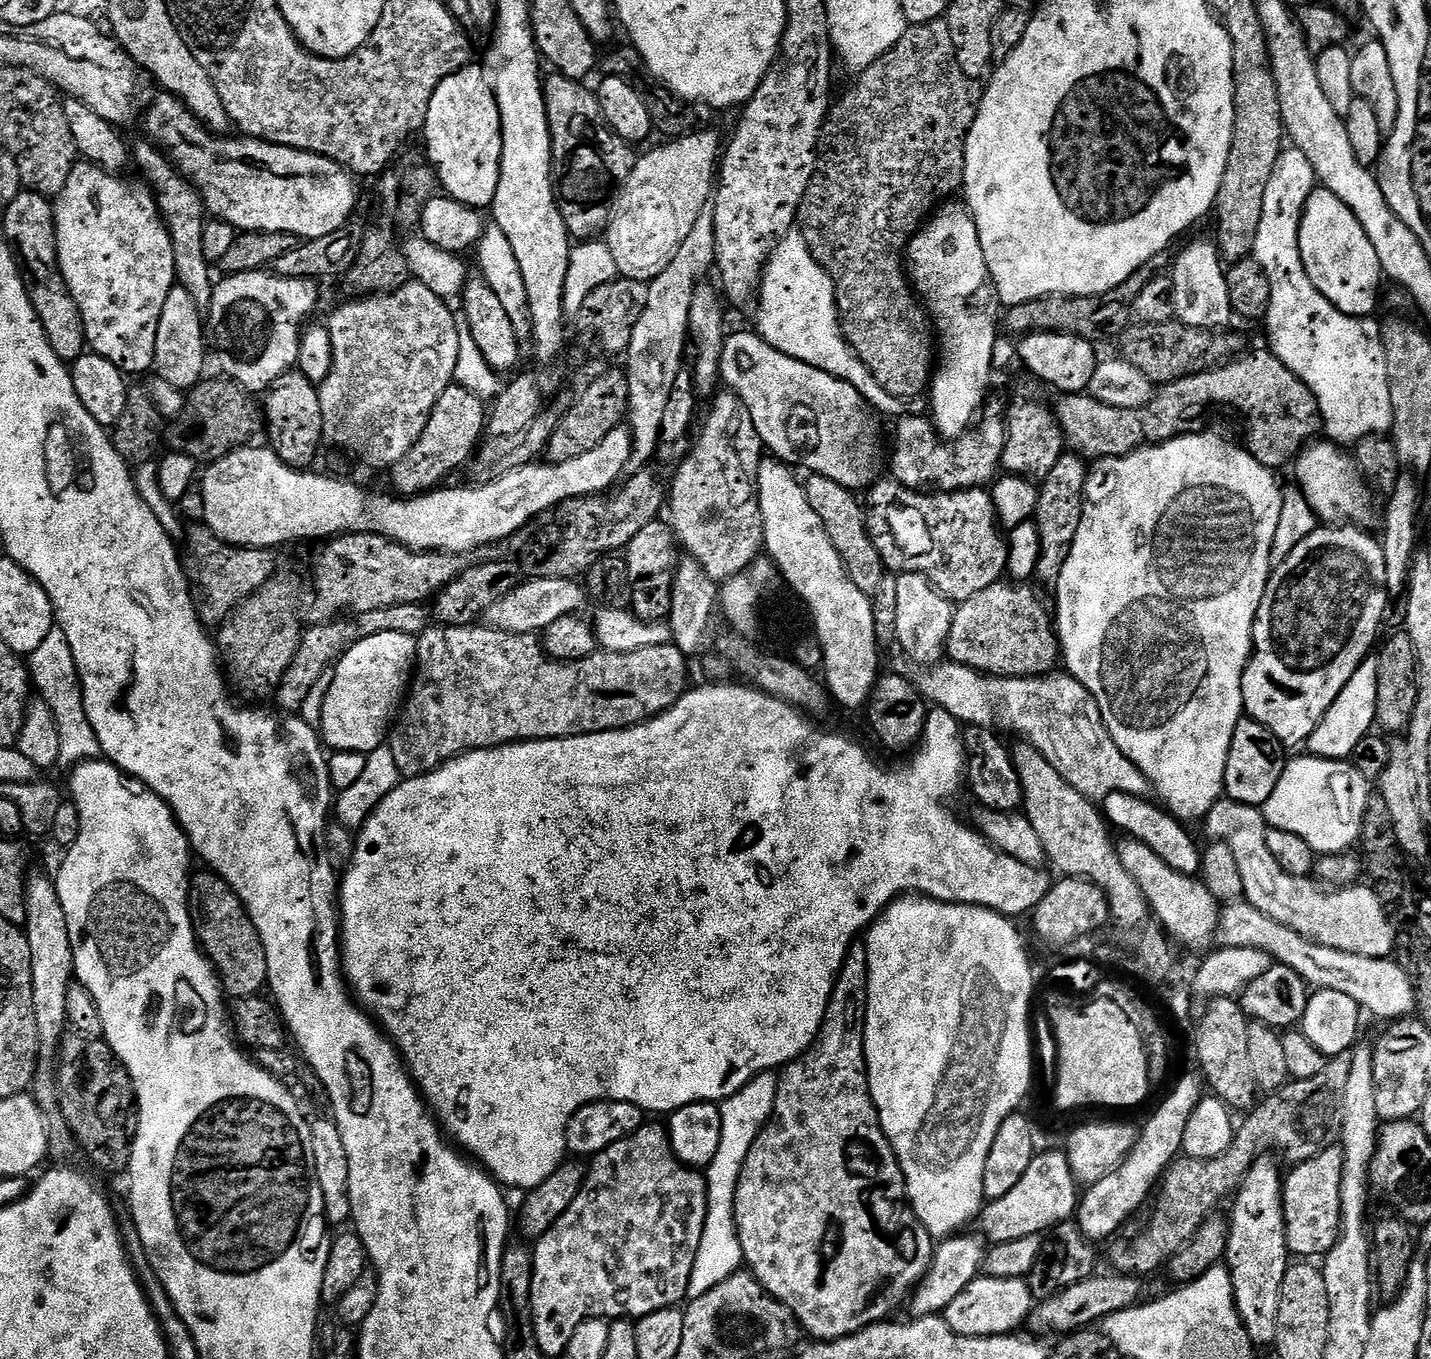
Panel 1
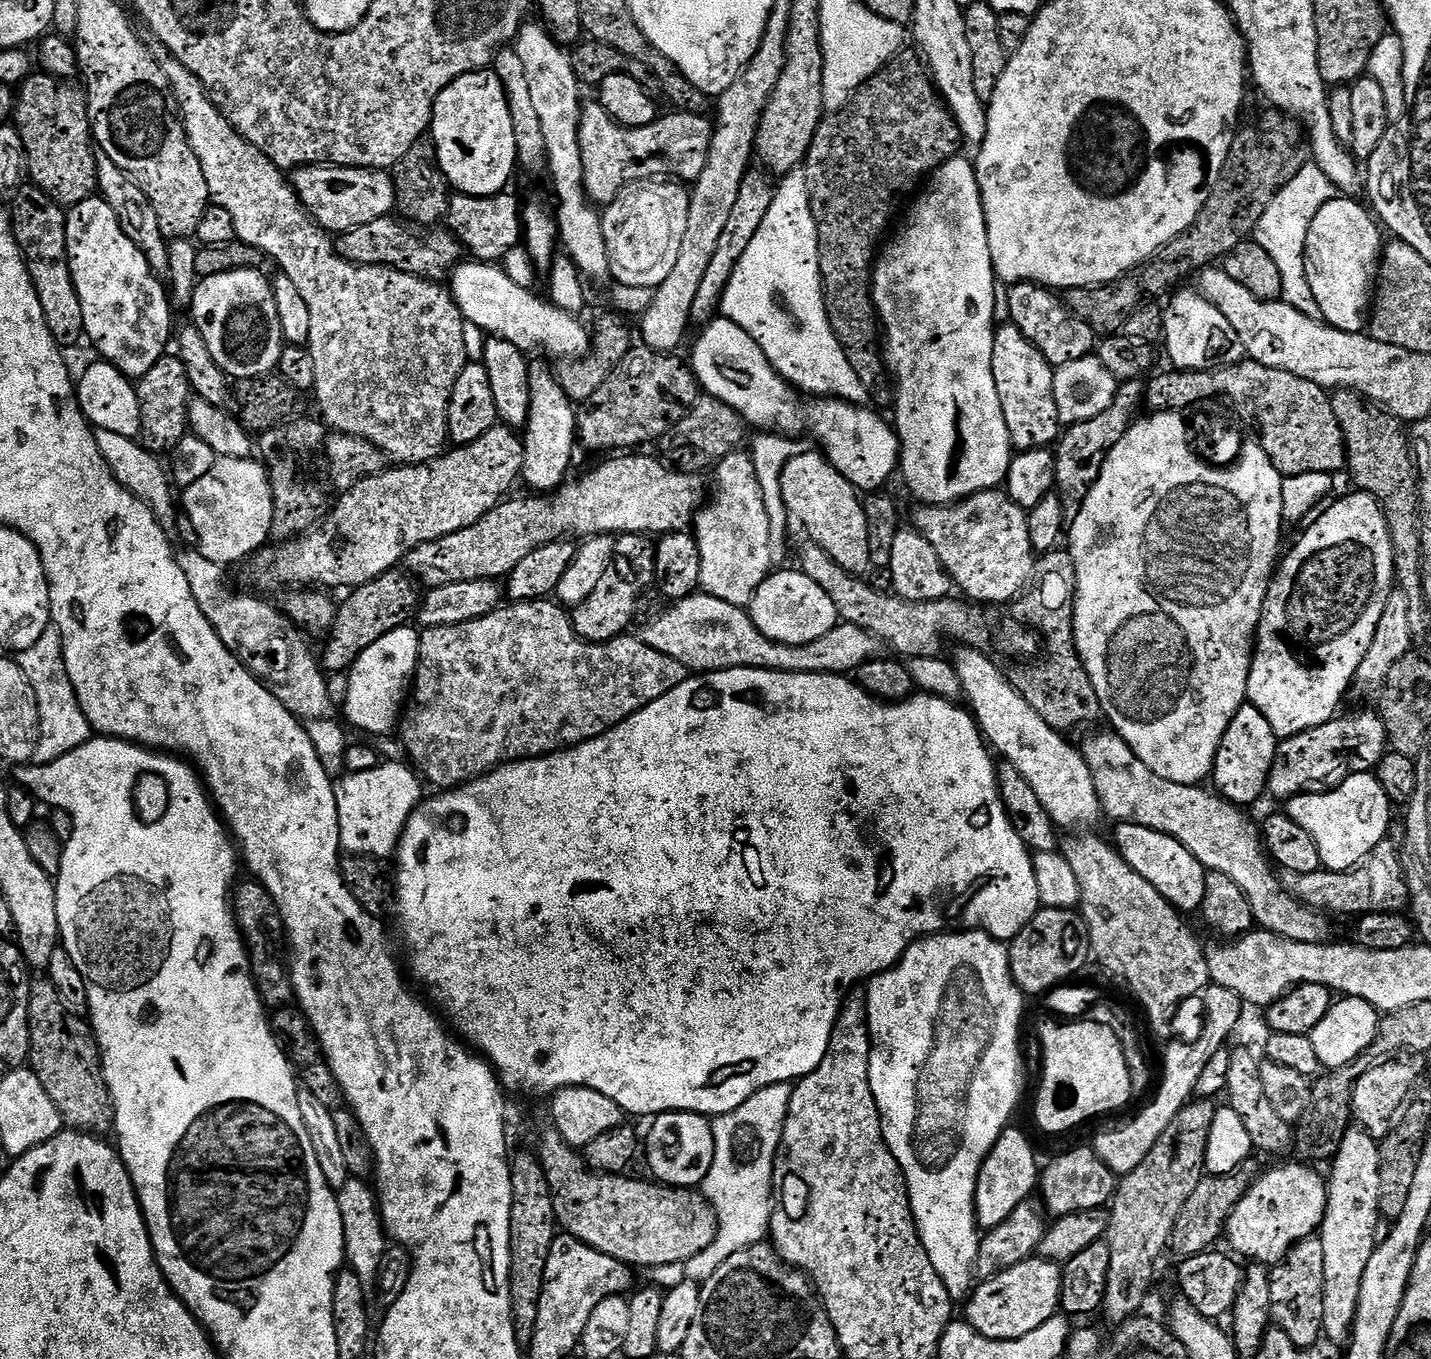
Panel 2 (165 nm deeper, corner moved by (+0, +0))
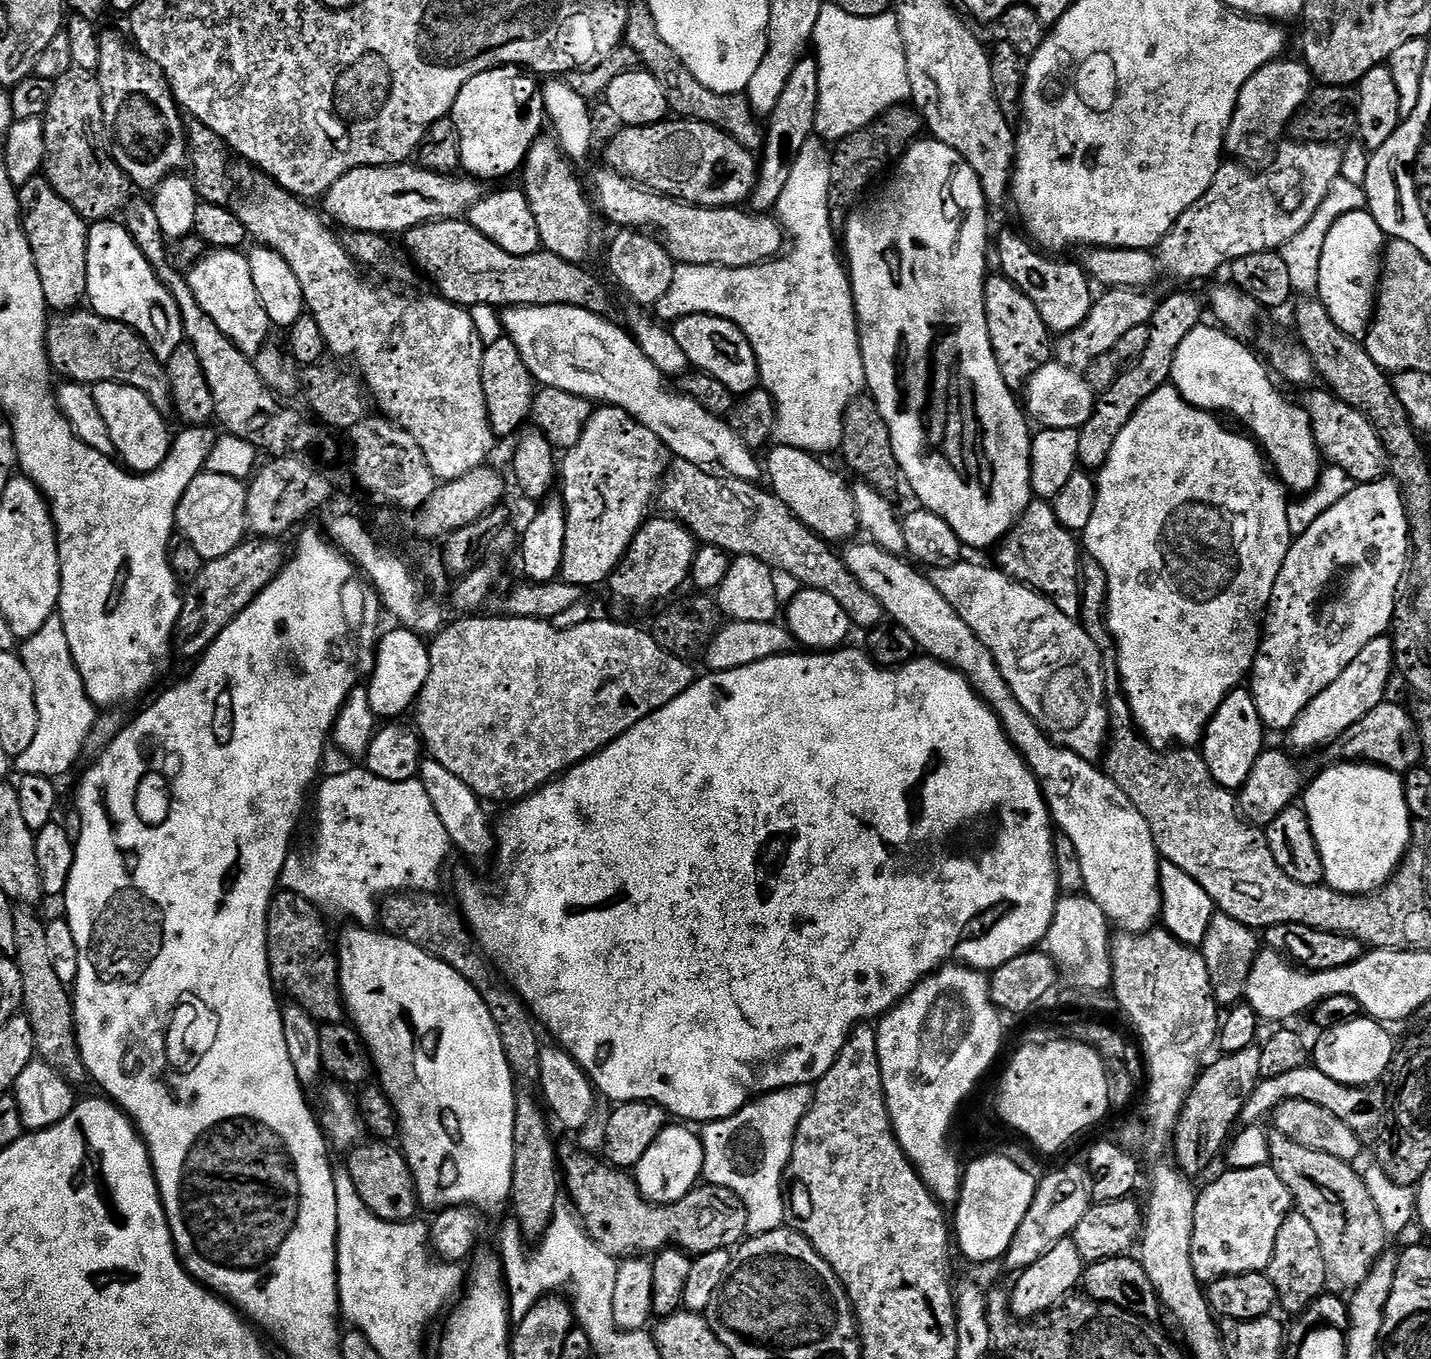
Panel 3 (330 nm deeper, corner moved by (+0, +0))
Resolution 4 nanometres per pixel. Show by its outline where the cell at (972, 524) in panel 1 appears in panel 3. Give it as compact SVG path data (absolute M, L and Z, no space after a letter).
M1039 498L1033 499L1028 508L1020 513L1016 525L1000 541L995 563L1000 571L1012 580L1027 584L1052 600L1062 614L1071 620L1080 618L1080 561L1082 548L1077 537L1066 526L1056 521L1051 503Z

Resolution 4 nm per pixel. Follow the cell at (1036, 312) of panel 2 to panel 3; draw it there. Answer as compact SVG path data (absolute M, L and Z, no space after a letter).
M1004 232L997 240L995 237L994 252L1000 255L999 275L1030 298L1049 333L1063 334L1074 330L1092 309L1094 291L1088 273L1079 263L1071 264L1068 260L1060 260L1064 258L1045 254L1027 235L1017 232Z

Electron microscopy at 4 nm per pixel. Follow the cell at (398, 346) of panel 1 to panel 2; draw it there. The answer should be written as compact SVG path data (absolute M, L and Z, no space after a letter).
M153 43L151 50L152 56L162 66L162 74L166 74L174 98L178 102L178 110L184 123L186 138L198 158L198 163L202 166L202 174L206 174L206 186L208 187L211 203L222 206L222 210L227 210L230 213L230 218L234 218L236 239L262 250L269 261L273 260L280 267L279 271L288 276L290 282L294 282L296 289L302 293L306 307L310 309L310 338L306 346L310 350L310 358L314 358L314 382L316 383L314 397L316 396L317 402L320 403L320 412L324 415L322 417L323 423L333 433L341 436L362 438L366 442L370 442L378 451L384 453L389 461L400 466L428 464L432 460L437 460L438 457L443 456L450 444L448 439L448 411L450 410L452 391L458 382L458 374L462 374L462 370L470 362L466 354L466 334L464 333L466 321L464 315L460 313L460 307L452 299L451 291L439 283L423 280L405 272L399 272L396 268L362 266L361 264L351 264L342 259L336 252L333 237L325 229L321 228L313 220L310 213L305 210L304 203L298 198L289 177L285 175L278 165L270 162L270 158L266 158L266 154L262 150L258 150L258 146L254 146L246 138L242 138L242 134L238 134L234 130L231 122L220 113L220 108L216 105L215 99L210 95L208 89L205 88L204 83L194 74L190 74L190 70L186 70L186 66L182 66L182 62L178 58L174 58L172 53L166 50L164 44Z

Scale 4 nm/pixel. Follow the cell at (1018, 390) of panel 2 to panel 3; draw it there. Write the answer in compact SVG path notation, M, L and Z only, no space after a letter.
M994 274L985 279L984 306L987 330L990 331L991 346L995 361L998 362L998 370L1002 370L1002 378L1008 388L1023 389L1028 379L1042 365L1051 361L1052 338L1049 330L1030 298L1026 298L1002 275Z

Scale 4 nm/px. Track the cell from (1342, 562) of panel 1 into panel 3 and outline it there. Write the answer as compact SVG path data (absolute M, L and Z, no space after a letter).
M1391 478L1356 484L1350 494L1293 539L1278 582L1274 582L1260 651L1250 673L1250 691L1265 729L1291 729L1302 710L1362 649L1391 629L1396 587L1402 582L1409 555L1404 497Z

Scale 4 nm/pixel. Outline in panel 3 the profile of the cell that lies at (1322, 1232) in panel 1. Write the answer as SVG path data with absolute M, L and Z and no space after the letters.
M1269 1166L1224 1170L1217 1180L1199 1189L1194 1206L1192 1261L1194 1274L1207 1286L1219 1276L1264 1272L1274 1254L1274 1241L1282 1222L1293 1211L1286 1182Z

